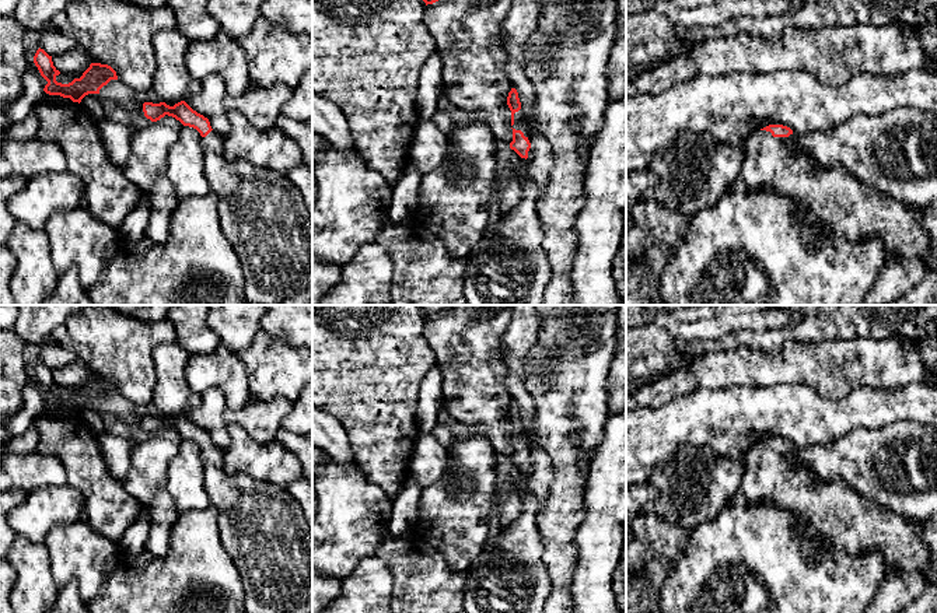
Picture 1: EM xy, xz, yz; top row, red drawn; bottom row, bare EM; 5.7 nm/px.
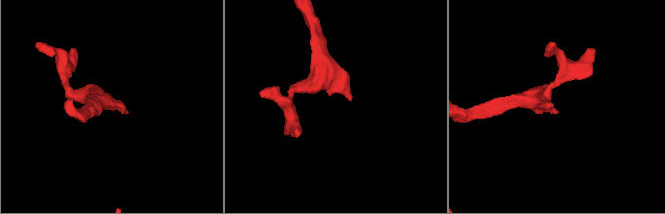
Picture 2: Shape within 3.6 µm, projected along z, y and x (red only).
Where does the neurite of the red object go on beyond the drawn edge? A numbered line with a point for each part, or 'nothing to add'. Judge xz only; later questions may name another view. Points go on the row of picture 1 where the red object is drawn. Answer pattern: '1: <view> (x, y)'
1: xz (520, 123)

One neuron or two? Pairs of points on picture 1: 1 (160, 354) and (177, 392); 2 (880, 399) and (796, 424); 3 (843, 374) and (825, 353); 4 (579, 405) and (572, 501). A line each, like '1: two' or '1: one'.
1: one
2: one
3: one
4: one

